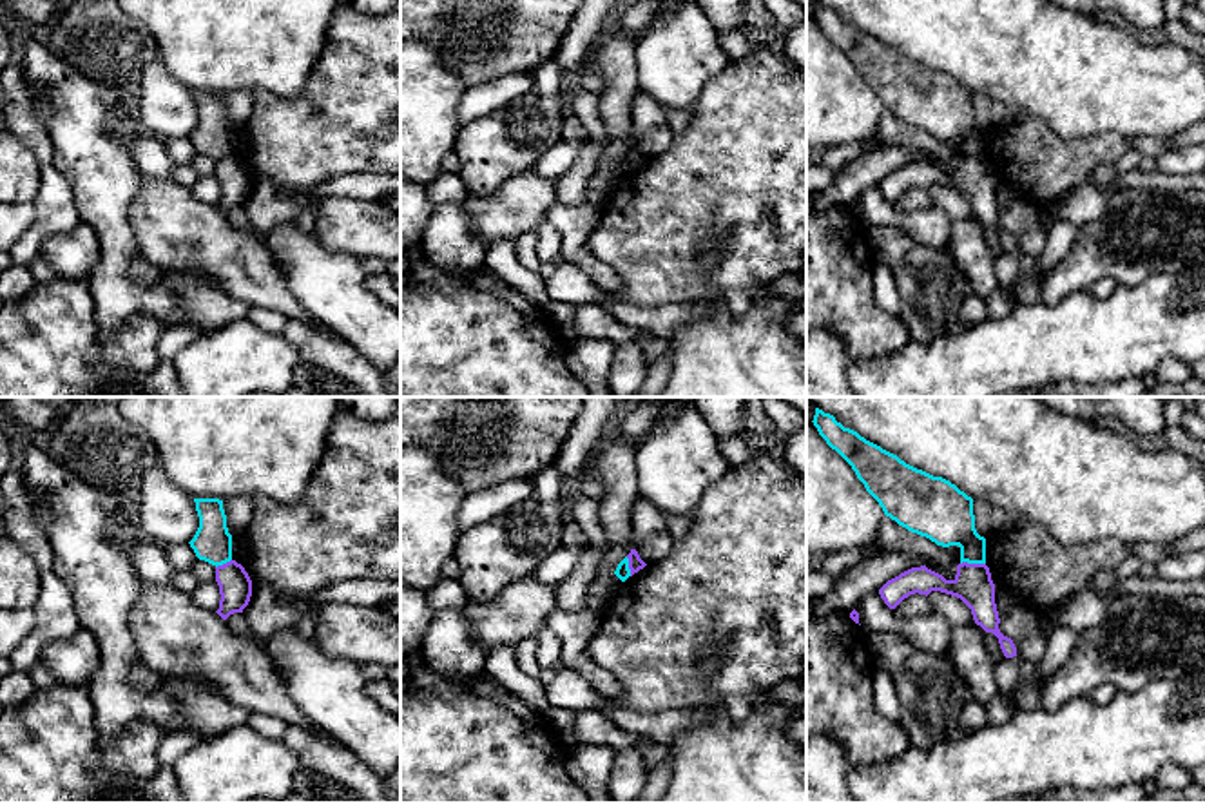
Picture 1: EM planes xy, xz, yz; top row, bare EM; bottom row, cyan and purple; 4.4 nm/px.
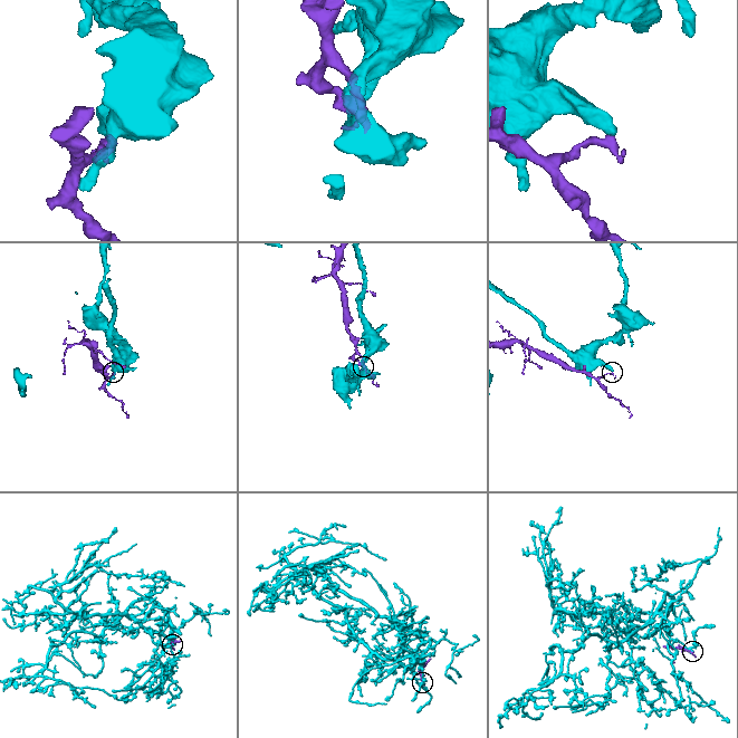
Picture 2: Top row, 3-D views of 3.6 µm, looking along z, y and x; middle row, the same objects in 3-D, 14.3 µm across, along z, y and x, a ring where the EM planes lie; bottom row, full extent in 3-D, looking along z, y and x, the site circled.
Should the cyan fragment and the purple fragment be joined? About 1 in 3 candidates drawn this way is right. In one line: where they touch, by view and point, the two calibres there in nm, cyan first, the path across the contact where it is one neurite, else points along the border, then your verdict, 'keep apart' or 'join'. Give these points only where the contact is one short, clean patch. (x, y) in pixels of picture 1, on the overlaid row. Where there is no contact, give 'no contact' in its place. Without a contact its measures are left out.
yz (972, 562) | 260/170 nm | along yz (984, 562), (961, 564) | keep apart

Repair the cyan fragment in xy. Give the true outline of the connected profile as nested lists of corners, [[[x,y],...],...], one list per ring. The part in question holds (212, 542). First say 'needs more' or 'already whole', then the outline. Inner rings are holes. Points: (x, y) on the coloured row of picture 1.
already whole; [[[194,498],[199,527],[188,542],[199,560],[223,566],[232,560],[232,535],[227,527],[223,500]]]

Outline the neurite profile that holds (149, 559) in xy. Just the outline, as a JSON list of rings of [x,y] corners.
[[[149,538],[132,547],[134,567],[145,582],[170,587],[174,584],[174,567],[169,564],[165,549]]]

